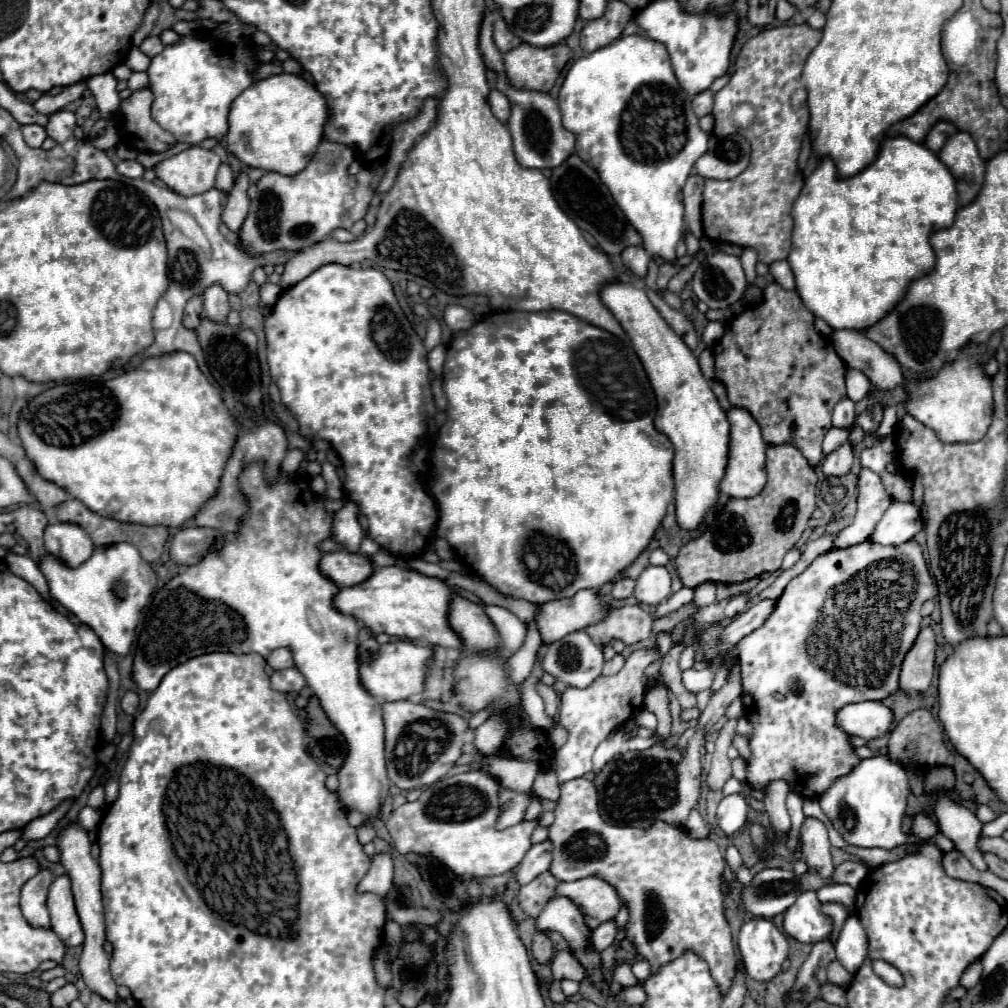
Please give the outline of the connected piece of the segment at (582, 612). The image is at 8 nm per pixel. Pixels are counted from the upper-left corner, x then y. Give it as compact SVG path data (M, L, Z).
M592 589L578 591L570 599L546 601L538 605L536 627L542 637L542 645L560 641L568 633L580 631L608 615L608 607L600 603L600 597Z

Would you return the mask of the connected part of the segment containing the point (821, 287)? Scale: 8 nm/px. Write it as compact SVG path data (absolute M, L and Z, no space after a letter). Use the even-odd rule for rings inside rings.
M894 137L894 139L886 139L878 159L864 171L860 171L854 177L848 179L838 179L836 177L836 169L834 163L830 159L824 159L814 173L806 179L800 197L796 199L794 207L792 207L792 217L794 217L794 233L792 233L792 249L788 255L788 263L794 271L796 277L796 291L802 299L802 303L806 305L806 309L810 313L814 313L814 317L824 319L832 329L854 329L854 331L864 331L868 329L868 325L874 325L876 321L880 321L880 317L884 317L884 313L888 313L888 309L892 309L892 305L900 303L900 297L904 297L904 293L908 291L908 285L916 279L916 277L924 277L924 273L932 271L932 265L936 263L936 255L930 247L930 235L946 229L952 225L954 217L958 211L958 193L956 193L956 179L952 177L952 173L948 173L948 167L924 145L914 143L906 137Z

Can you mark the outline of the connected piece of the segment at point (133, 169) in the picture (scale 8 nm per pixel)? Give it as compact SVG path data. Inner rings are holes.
M122 161L120 165L116 165L116 171L124 177L142 177L144 167L138 161Z

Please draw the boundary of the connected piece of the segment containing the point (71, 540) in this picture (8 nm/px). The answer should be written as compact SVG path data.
M50 523L44 529L44 545L46 551L68 565L84 563L92 551L92 539L80 529L80 525L72 523Z

